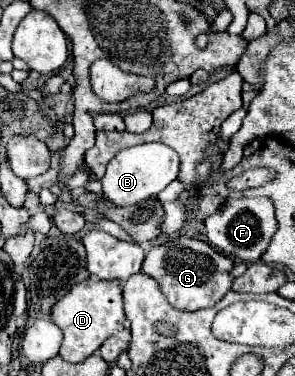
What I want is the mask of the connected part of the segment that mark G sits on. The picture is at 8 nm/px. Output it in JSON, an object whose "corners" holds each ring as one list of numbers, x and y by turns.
{"corners":[[182,235,162,245,150,247,150,251,146,253,142,271,154,281,158,281,158,285,162,287,162,293,166,295,172,307,182,311,196,311,196,309,212,307,230,291,232,267,234,267,232,259,220,255,208,243]]}

